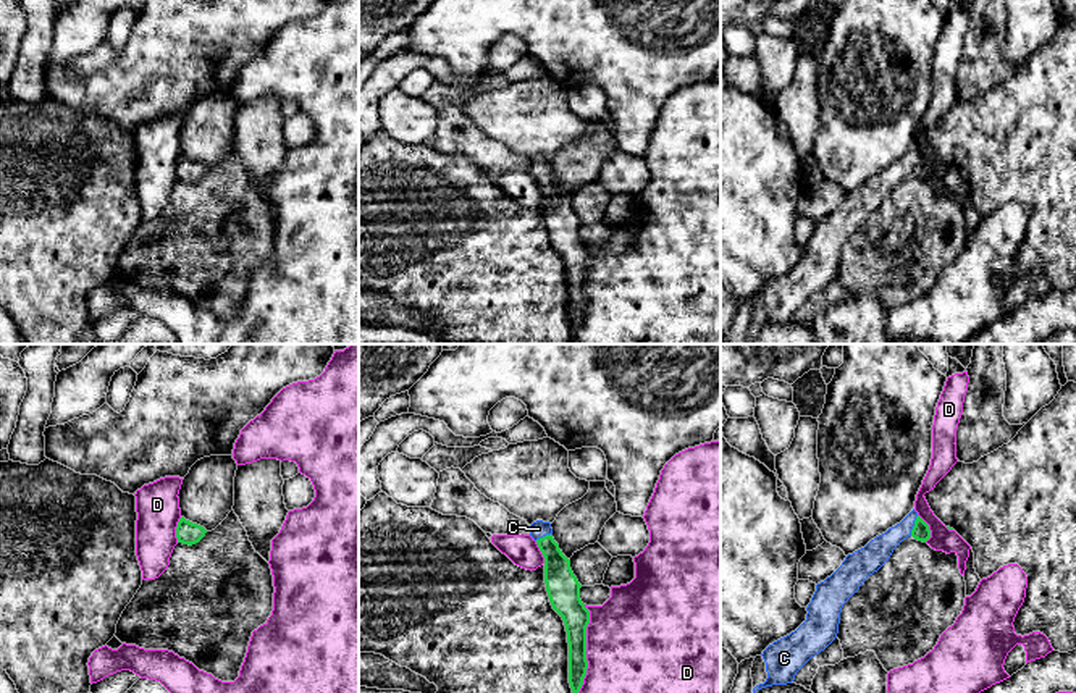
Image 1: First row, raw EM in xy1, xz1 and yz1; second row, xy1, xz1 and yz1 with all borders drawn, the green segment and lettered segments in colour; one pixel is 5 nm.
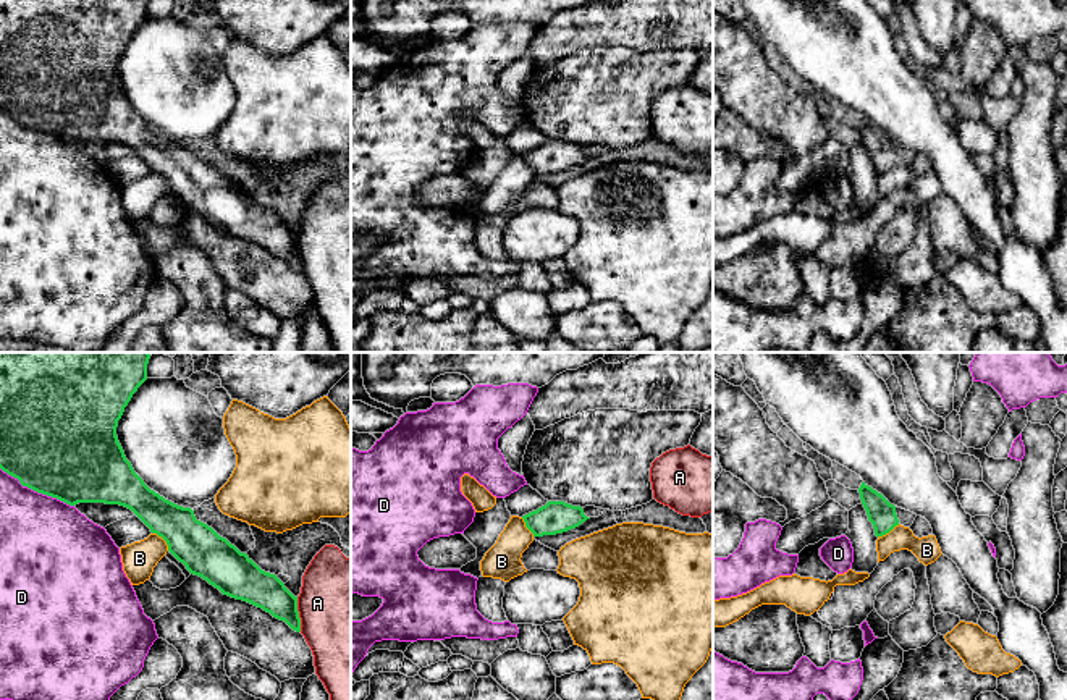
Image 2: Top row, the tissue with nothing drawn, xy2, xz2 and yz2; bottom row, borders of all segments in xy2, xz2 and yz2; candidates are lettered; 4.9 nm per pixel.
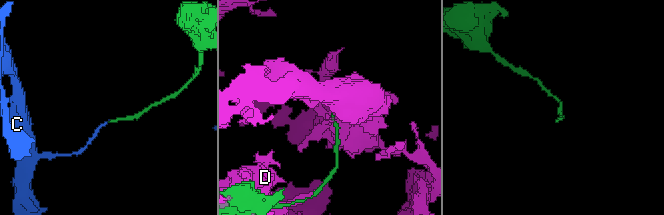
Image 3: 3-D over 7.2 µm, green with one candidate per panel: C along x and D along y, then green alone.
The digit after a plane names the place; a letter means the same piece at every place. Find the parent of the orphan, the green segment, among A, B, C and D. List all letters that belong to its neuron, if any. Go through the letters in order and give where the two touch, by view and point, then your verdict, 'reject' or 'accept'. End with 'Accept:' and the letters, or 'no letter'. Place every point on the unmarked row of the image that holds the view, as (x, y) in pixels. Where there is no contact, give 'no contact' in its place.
A: meets green in xy2 at (298, 253); reject
B: meets green in xy2 at (164, 177); reject
C: meets green in yz1 at (915, 163); accept
D: meets green in xz1 at (585, 293); reject
Accept: C

